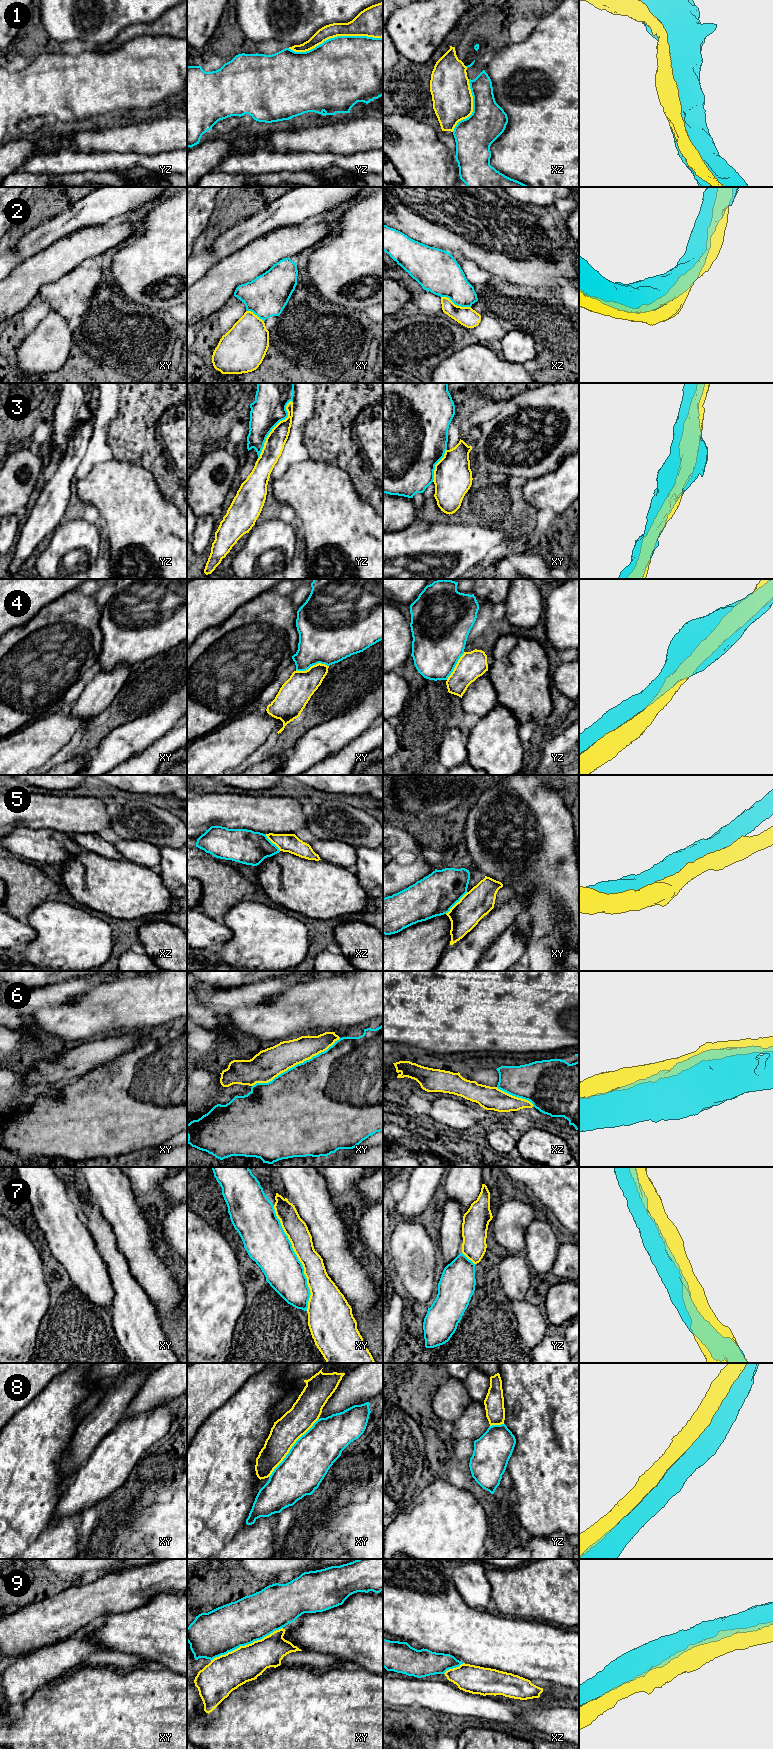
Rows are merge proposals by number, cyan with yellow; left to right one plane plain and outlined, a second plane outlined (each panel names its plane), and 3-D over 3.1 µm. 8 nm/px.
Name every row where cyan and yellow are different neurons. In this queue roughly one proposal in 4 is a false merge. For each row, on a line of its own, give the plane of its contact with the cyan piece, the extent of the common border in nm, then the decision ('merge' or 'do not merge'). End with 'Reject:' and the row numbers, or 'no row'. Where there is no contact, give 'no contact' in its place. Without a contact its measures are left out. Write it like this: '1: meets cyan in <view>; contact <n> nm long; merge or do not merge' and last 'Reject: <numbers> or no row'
1: meets cyan in yz; contact 750 nm long; merge
2: meets cyan in xz; contact 260 nm long; merge
3: meets cyan in yz; contact 550 nm long; merge
4: meets cyan in xy; contact 260 nm long; merge
5: meets cyan in xy; contact 260 nm long; merge
6: meets cyan in xy; contact 800 nm long; merge
7: meets cyan in xy; contact 900 nm long; do not merge
8: meets cyan in xy; contact 600 nm long; merge
9: meets cyan in xy; contact 650 nm long; merge
Reject: 7

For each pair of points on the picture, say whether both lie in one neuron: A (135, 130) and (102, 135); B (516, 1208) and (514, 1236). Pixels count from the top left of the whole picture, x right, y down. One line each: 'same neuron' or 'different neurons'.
A: same neuron
B: same neuron

